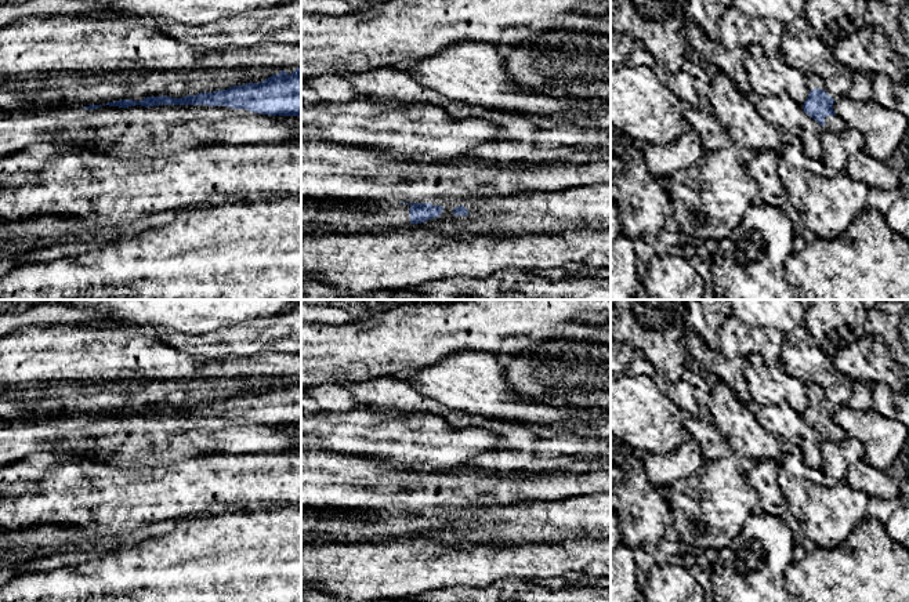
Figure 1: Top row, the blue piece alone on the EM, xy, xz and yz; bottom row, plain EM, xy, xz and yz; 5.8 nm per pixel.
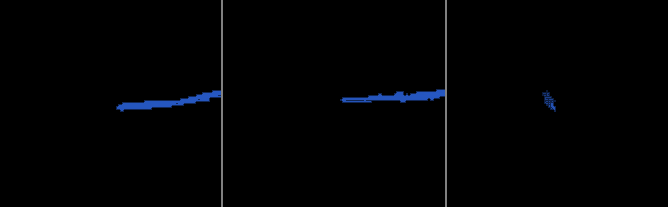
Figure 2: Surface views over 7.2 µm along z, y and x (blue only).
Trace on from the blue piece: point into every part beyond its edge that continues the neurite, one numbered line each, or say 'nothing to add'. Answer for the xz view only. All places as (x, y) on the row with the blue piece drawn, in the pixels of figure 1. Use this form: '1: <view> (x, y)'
1: xz (336, 216)

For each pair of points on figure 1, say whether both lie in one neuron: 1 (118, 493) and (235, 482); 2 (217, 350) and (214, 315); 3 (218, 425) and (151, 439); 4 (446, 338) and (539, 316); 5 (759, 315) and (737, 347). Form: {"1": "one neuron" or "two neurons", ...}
{"1": "one neuron", "2": "two neurons", "3": "one neuron", "4": "one neuron", "5": "two neurons"}

